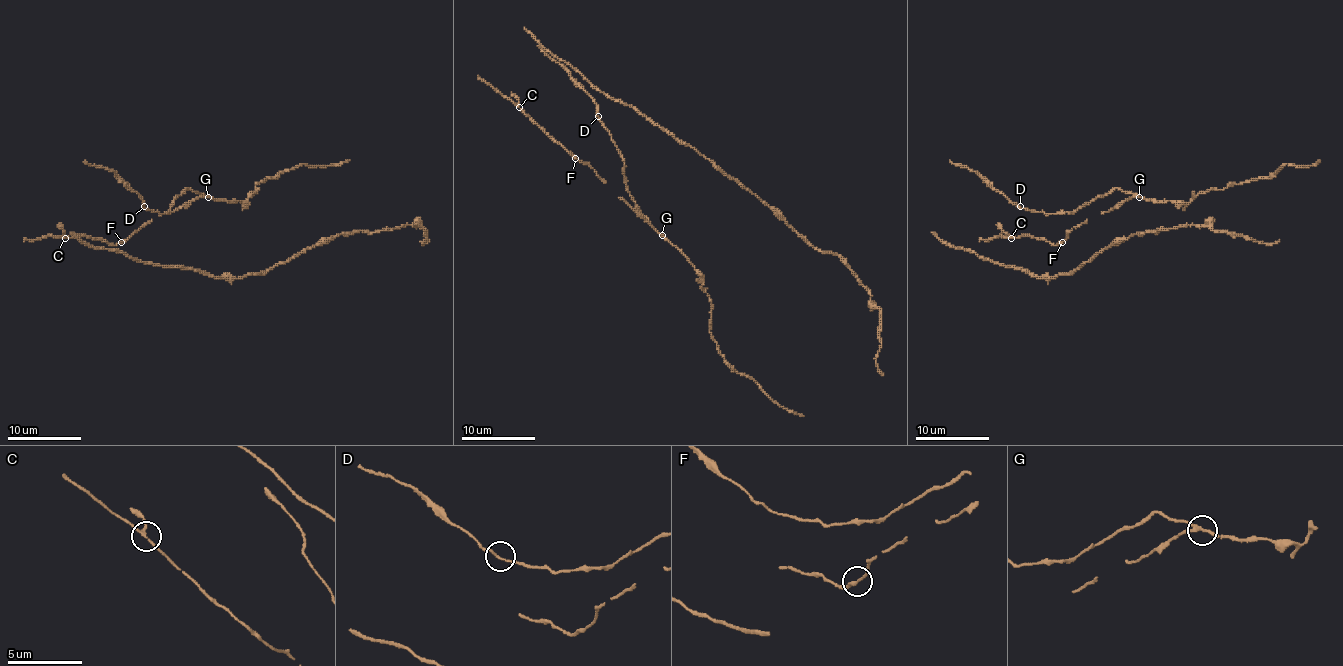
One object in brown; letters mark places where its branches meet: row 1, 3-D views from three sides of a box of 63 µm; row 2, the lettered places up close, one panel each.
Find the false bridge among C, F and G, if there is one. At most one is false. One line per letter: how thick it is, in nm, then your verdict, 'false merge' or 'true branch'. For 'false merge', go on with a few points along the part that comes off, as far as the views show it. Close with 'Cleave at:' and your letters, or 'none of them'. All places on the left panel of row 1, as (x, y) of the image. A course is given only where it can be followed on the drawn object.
C: calibre 170 nm; true branch
F: calibre 180 nm; true branch
G: calibre 150 nm; false merge
Cleave at: G

